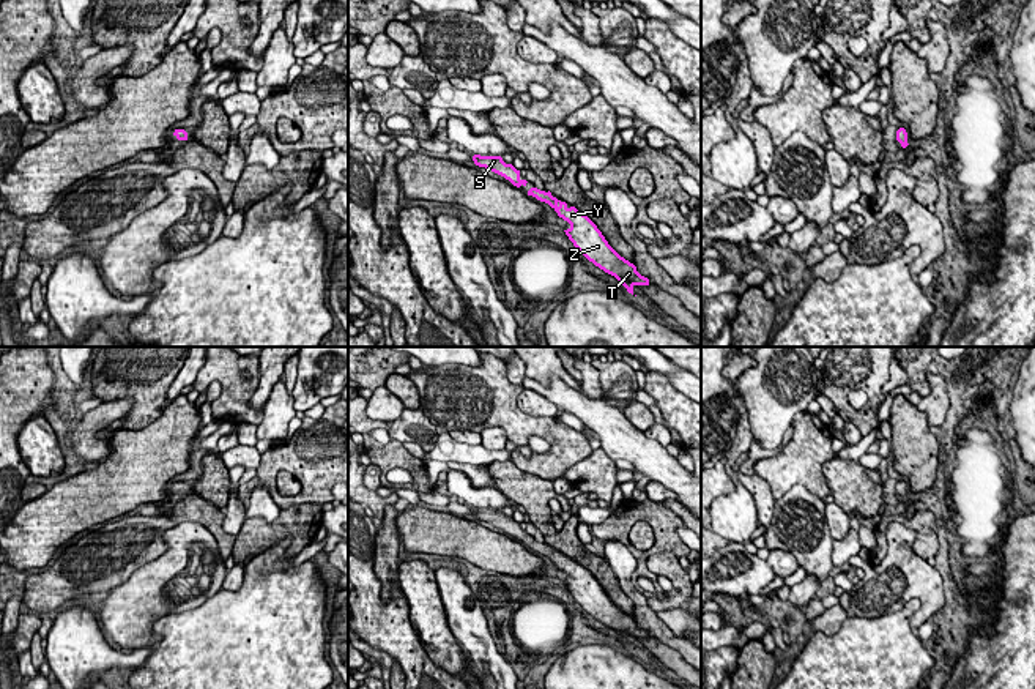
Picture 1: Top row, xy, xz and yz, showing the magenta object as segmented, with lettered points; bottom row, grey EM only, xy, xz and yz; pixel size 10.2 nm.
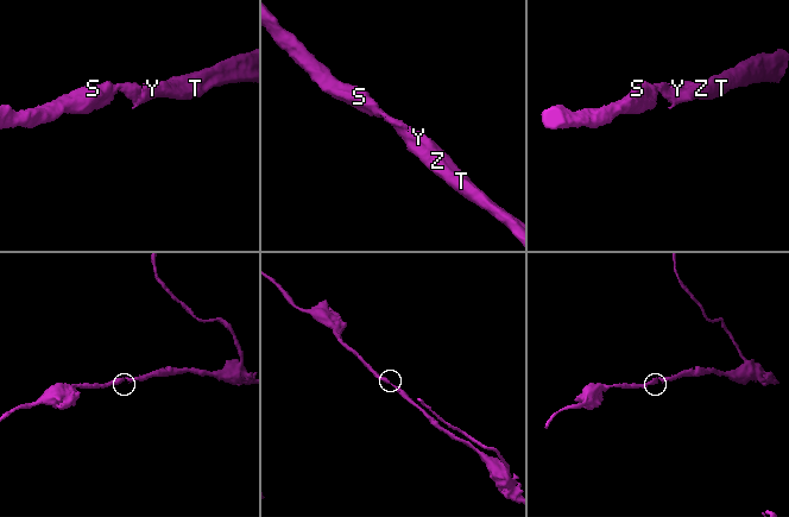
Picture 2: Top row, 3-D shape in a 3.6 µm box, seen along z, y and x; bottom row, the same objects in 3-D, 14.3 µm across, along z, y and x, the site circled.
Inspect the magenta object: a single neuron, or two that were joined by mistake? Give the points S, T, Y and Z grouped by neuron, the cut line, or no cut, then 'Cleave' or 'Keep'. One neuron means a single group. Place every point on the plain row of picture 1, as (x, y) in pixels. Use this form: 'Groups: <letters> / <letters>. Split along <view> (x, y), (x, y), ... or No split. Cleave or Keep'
Groups: S T Y Z. No split. Keep

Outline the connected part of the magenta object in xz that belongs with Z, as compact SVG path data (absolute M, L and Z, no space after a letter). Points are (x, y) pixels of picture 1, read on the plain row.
M531 541L528 549L548 557L559 571L567 574L570 580L566 585L573 599L595 620L614 629L621 639L633 646L635 639L649 639L649 632L636 624L636 620L621 610L605 593L597 579L575 560L567 560L566 555L558 553L551 546Z

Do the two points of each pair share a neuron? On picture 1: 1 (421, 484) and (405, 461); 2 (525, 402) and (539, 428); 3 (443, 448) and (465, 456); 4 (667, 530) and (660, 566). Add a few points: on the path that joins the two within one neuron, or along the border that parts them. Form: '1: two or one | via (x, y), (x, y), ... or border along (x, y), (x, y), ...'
1: one | via (419, 478), (411, 467)
2: two | border along (517, 396), (522, 410), (553, 417)
3: one | via (448, 450), (460, 453)
4: two | border along (678, 558), (673, 554), (651, 554), (645, 562)

